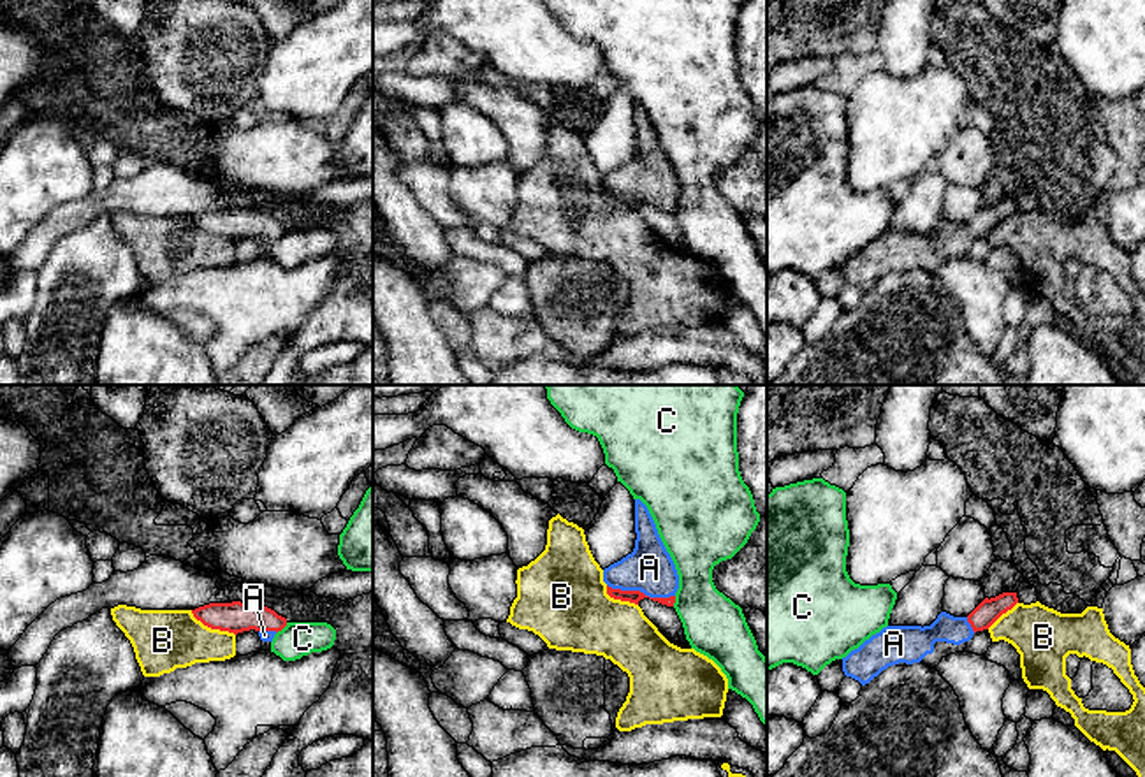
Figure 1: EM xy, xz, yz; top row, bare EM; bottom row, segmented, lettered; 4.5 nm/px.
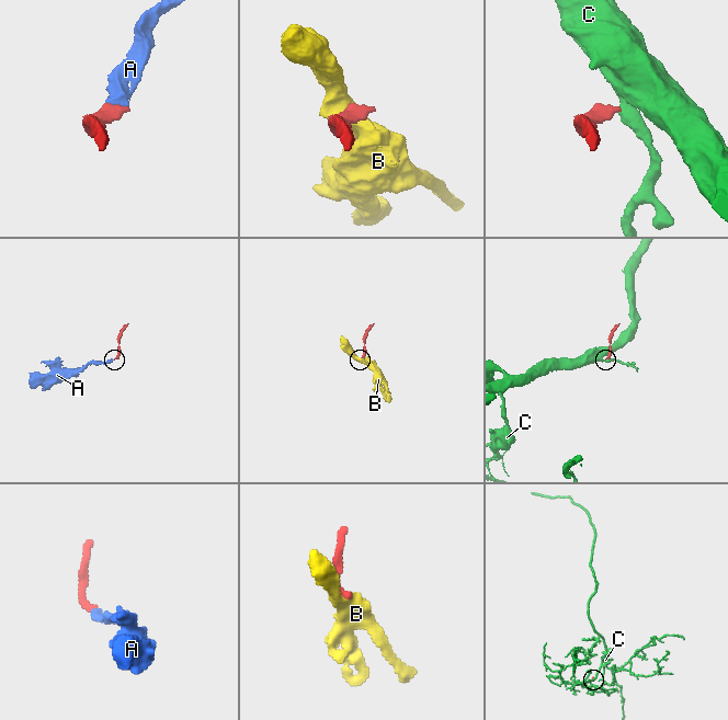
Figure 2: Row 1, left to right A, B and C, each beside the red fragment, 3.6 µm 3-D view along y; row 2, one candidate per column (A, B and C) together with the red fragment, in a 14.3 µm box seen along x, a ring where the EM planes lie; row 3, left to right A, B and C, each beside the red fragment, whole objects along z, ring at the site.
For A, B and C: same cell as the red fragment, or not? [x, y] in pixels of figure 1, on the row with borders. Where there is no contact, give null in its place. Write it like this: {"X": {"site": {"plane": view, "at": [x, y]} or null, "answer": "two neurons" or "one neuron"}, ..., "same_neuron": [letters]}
{"A": {"site": {"plane": "xz", "at": [639, 591]}, "answer": "one neuron"}, "B": {"site": {"plane": "xy", "at": [211, 628]}, "answer": "two neurons"}, "C": {"site": {"plane": "xy", "at": [282, 628]}, "answer": "two neurons"}, "same_neuron": ["A"]}

